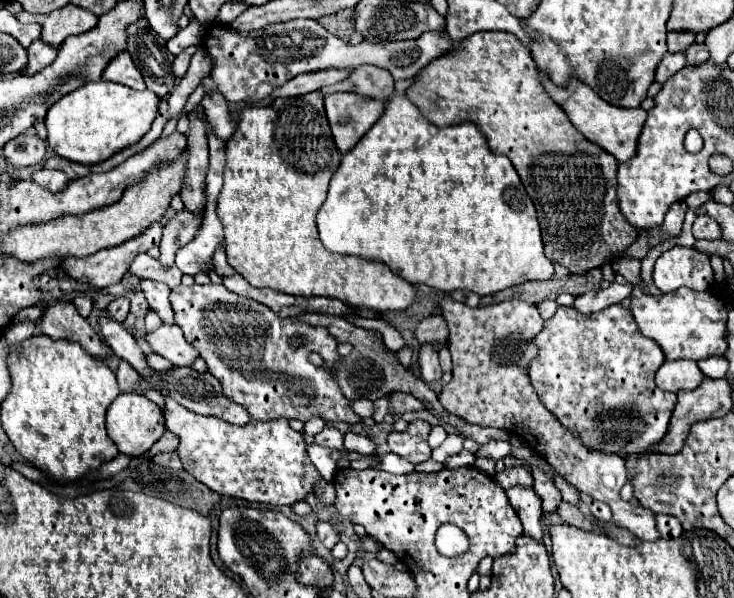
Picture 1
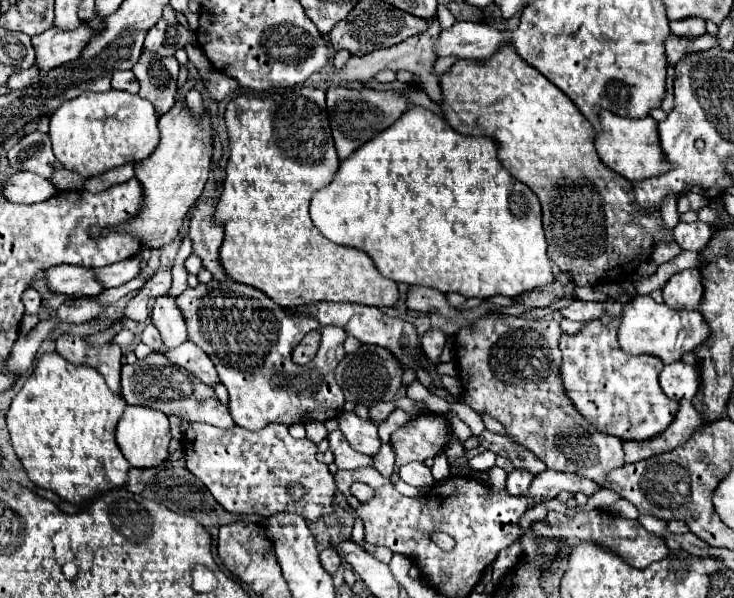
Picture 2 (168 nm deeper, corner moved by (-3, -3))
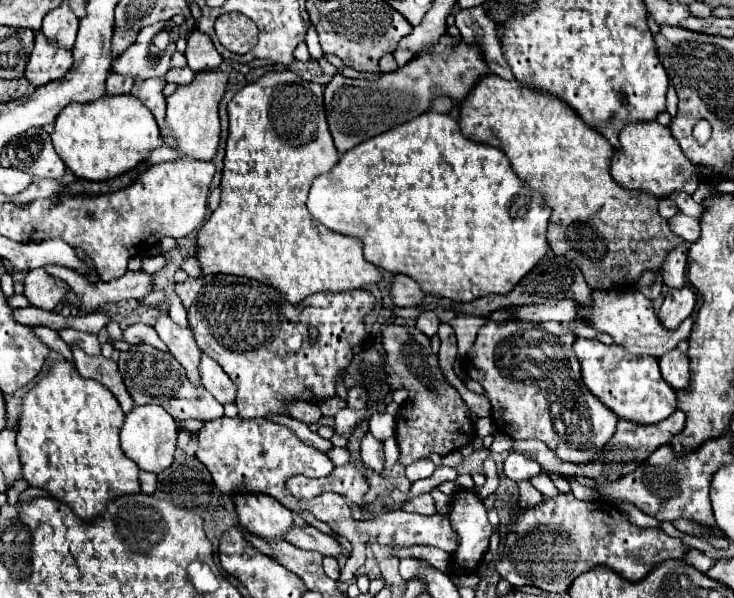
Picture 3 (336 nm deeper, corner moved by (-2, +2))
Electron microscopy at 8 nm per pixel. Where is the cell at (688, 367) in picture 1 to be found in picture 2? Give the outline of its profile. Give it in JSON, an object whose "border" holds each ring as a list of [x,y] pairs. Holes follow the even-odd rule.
{"border":[[[685,362],[667,364],[659,374],[659,384],[663,392],[673,400],[691,400],[699,388],[699,374],[695,366]]]}

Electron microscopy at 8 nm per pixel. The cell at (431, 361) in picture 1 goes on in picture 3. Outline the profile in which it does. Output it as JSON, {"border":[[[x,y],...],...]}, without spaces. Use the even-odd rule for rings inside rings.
{"border":[[[424,311],[418,319],[416,319],[416,327],[426,335],[426,337],[434,337],[436,331],[438,331],[438,325],[440,325],[440,319],[434,311]]]}

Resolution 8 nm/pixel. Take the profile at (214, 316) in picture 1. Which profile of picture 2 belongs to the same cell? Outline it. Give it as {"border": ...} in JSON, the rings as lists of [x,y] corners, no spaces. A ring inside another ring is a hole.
{"border":[[[211,280],[209,284],[199,284],[197,288],[187,288],[179,298],[177,306],[183,312],[189,340],[197,344],[215,364],[221,382],[229,390],[229,412],[237,426],[247,430],[261,430],[267,424],[297,424],[297,422],[327,422],[337,418],[343,410],[343,392],[335,382],[335,366],[343,360],[345,350],[343,342],[347,332],[339,326],[323,326],[321,328],[321,346],[311,364],[299,366],[291,362],[291,312],[275,304],[269,296],[259,292],[257,288],[237,284],[233,280]]]}

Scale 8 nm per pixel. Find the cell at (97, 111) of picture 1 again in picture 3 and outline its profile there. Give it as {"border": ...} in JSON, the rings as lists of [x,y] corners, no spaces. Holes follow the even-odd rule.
{"border":[[[104,95],[98,101],[90,103],[70,103],[66,105],[54,123],[52,143],[60,159],[66,163],[66,167],[80,179],[88,181],[108,181],[112,177],[118,177],[130,169],[134,169],[138,163],[146,159],[146,153],[150,149],[156,149],[160,141],[160,129],[156,125],[156,119],[152,113],[138,101],[134,95]]]}

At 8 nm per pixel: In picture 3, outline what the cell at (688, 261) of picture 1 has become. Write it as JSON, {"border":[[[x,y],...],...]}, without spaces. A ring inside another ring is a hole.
{"border":[[[684,285],[680,289],[670,289],[664,297],[664,303],[660,307],[660,317],[666,327],[678,325],[678,321],[684,321],[688,315],[692,315],[696,305],[696,293],[690,285]]]}

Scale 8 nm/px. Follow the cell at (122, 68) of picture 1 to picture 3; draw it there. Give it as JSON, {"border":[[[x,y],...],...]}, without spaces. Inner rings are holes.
{"border":[[[110,73],[108,79],[106,79],[106,93],[108,95],[122,95],[122,93],[130,93],[134,85],[134,79],[132,77],[126,77],[126,75],[120,75],[120,73]]]}

